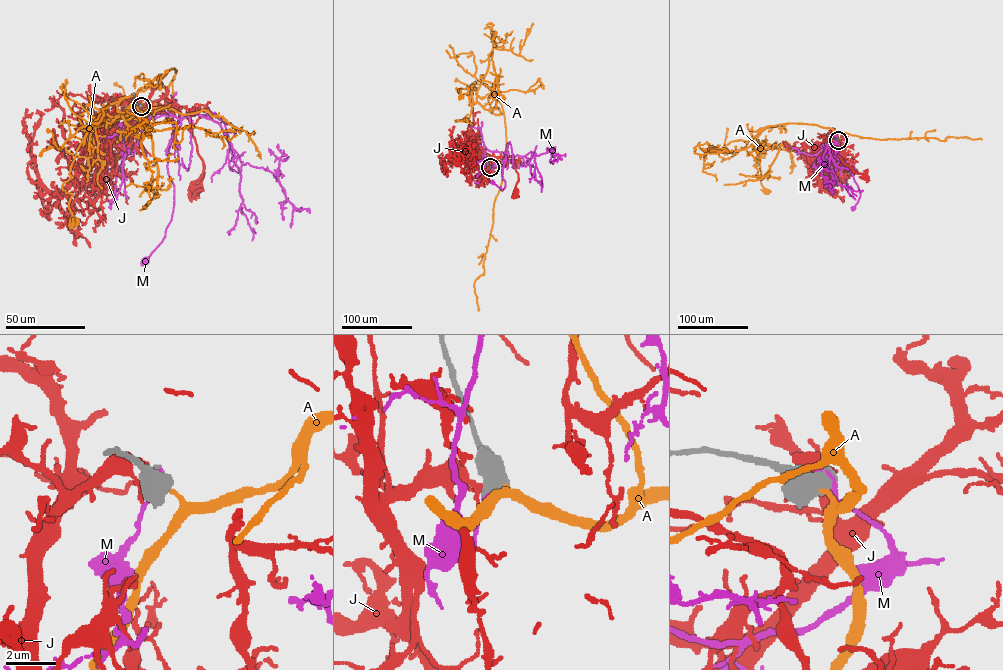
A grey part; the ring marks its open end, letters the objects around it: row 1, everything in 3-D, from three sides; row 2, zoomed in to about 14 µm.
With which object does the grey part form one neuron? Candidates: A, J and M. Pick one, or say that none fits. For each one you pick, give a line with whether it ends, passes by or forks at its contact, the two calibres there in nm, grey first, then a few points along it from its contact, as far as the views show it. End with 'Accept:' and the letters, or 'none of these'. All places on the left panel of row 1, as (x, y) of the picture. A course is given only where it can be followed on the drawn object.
A: it ends | 750/160 nm | via (140, 106), (161, 98), (174, 69), (87, 133), (62, 186), (72, 195), (73, 220)
Accept: A

